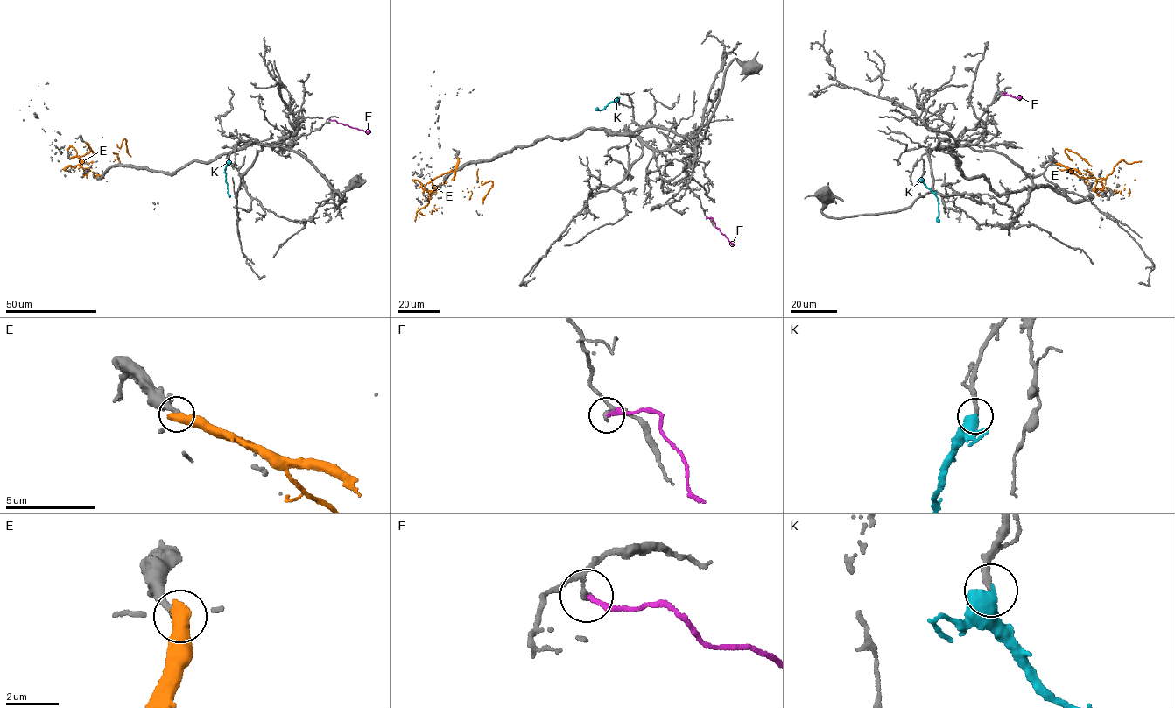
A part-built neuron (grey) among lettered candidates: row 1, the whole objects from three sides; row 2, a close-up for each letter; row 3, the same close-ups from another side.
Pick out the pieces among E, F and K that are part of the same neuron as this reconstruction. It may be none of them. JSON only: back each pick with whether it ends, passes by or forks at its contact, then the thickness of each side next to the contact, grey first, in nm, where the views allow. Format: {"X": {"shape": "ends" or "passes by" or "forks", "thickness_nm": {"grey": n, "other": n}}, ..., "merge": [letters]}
{"K": {"shape": "ends", "thickness_nm": {"grey": 200, "other": 600}}, "merge": ["K"]}

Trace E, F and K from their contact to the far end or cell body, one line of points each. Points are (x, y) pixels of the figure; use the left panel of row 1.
E: (86, 143), (90, 151), (71, 158), (71, 165), (79, 165), (81, 161), (76, 151), (71, 146), (67, 149)
F: (329, 119), (370, 130)
K: (229, 160), (225, 169), (230, 196)

